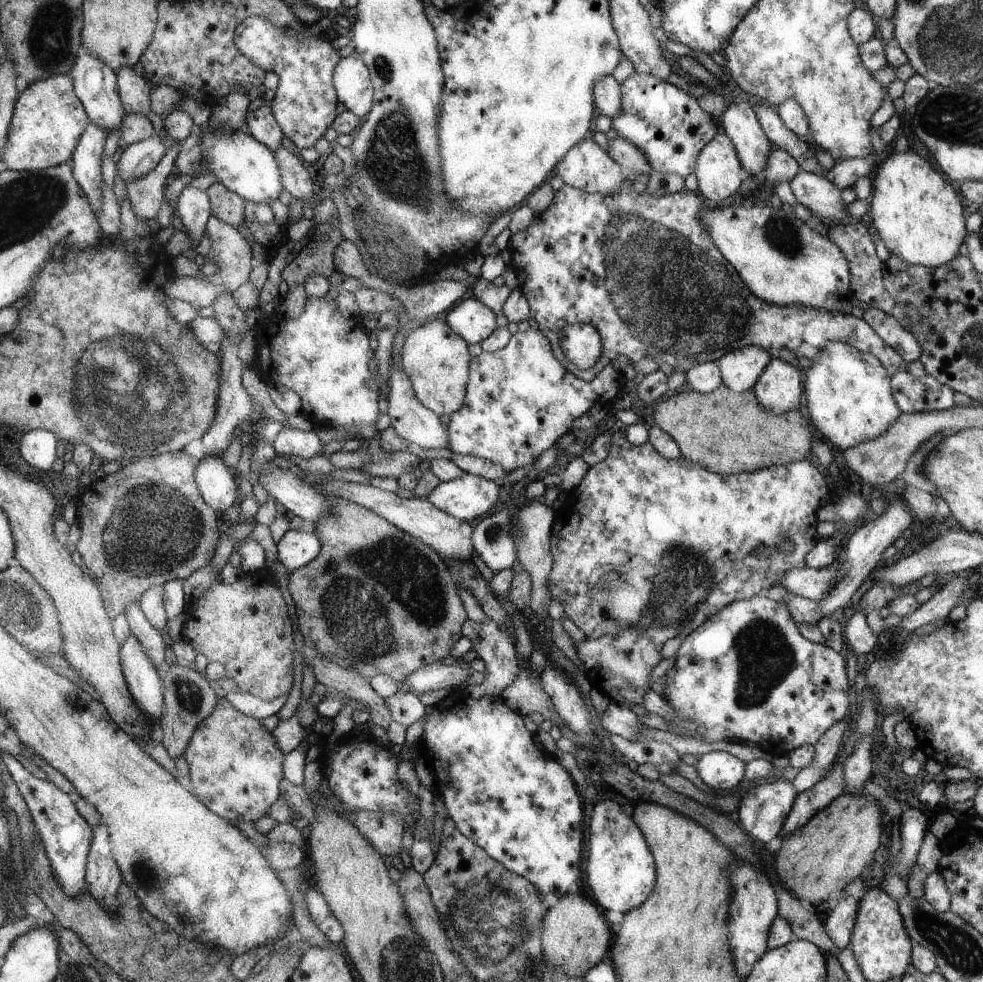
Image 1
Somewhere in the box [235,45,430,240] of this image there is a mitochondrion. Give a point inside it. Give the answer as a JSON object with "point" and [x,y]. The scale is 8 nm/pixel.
{"point":[383,70]}

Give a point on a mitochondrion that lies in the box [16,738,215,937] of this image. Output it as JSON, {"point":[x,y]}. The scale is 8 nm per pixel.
{"point":[146,880]}

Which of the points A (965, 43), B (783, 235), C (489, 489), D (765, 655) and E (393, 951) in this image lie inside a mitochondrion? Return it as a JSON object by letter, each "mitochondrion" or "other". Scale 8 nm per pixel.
{"A":"mitochondrion","B":"mitochondrion","C":"other","D":"mitochondrion","E":"mitochondrion"}

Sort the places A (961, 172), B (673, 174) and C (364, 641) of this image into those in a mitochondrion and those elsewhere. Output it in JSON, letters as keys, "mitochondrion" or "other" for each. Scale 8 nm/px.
{"A":"other","B":"other","C":"mitochondrion"}

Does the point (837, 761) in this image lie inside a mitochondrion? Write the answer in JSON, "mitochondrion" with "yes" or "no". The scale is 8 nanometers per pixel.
{"mitochondrion":"no"}

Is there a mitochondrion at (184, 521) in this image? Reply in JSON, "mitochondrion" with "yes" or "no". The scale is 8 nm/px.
{"mitochondrion":"yes"}

